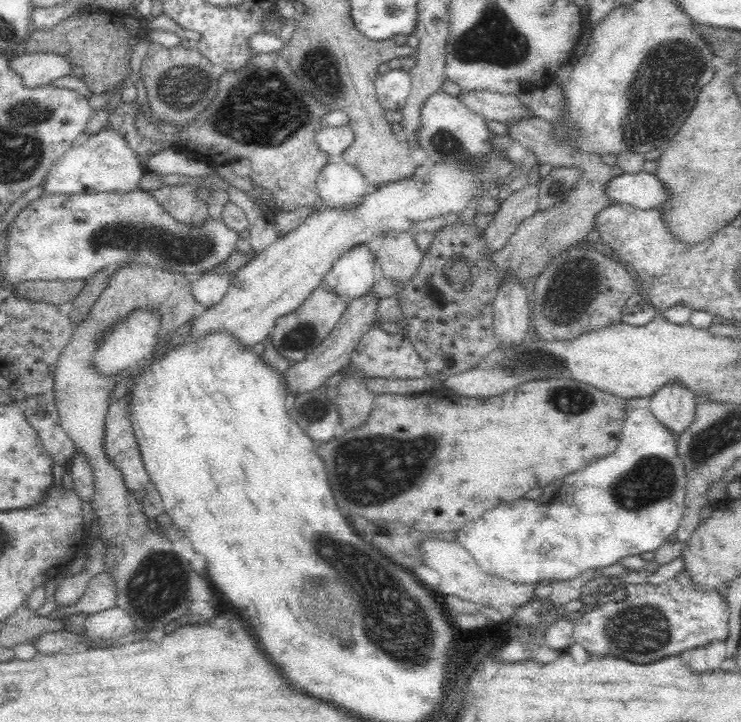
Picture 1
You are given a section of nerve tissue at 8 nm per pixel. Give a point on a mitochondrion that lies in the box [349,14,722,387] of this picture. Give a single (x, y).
(671, 51)

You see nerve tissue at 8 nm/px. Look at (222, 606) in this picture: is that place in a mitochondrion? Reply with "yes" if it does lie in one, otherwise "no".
no

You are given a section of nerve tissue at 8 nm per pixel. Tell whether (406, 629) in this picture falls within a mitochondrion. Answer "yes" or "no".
yes

